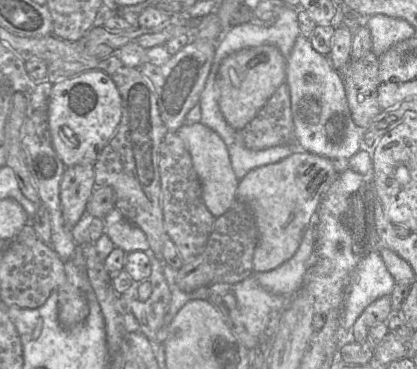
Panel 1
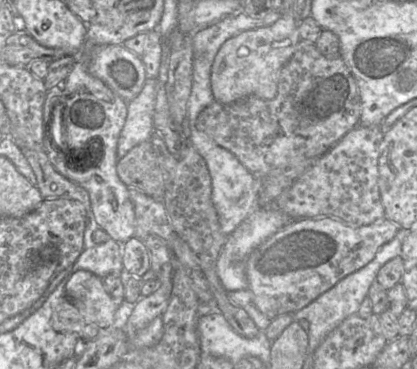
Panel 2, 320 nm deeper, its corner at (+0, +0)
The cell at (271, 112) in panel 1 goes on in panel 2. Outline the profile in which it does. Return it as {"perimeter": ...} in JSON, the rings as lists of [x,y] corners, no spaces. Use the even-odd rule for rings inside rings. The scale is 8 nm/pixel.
{"perimeter":[[[300,40],[280,72],[273,99],[249,96],[228,104],[214,101],[199,113],[196,127],[236,156],[248,171],[264,178],[272,169],[287,163],[294,156],[321,157],[359,124],[360,115],[358,87],[342,58],[327,58],[318,51],[315,43]]]}

